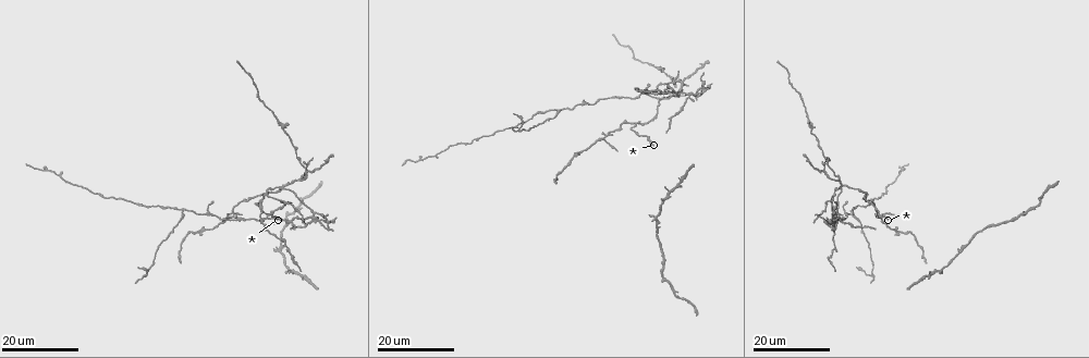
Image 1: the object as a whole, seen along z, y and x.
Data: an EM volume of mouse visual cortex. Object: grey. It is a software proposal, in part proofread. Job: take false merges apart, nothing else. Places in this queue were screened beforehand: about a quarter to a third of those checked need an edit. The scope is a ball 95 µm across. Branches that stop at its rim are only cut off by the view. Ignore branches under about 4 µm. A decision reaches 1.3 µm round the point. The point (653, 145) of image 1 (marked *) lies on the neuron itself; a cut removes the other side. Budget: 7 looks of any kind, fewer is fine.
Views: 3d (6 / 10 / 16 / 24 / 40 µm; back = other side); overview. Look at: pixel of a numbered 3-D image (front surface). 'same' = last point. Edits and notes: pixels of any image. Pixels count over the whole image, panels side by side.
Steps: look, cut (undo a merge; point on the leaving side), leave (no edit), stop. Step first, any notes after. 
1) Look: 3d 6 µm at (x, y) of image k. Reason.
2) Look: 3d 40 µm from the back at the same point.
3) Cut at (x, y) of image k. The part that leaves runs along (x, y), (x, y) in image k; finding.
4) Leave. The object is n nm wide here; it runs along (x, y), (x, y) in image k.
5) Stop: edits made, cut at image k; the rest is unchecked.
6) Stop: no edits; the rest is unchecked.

Look: 3d 24 µm at (648, 140) of image 1. Sudden change in width.

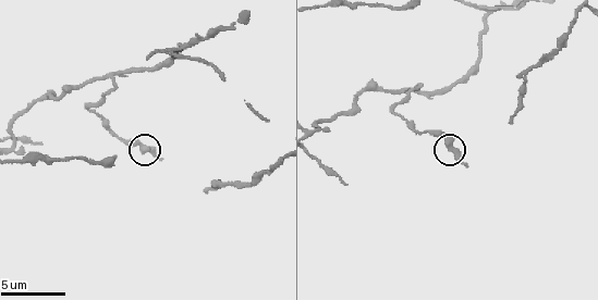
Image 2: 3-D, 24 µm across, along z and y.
Look: 3d 10 µm at (151, 150) of image 2.

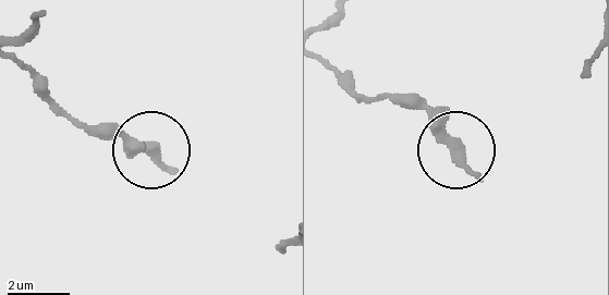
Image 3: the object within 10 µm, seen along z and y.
Leave. It runs along (478, 175), (414, 100) in image 3; one neuron here.

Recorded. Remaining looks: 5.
Look: 3d 16 µm at (418, 90) of image 2. Four or more arms meet.

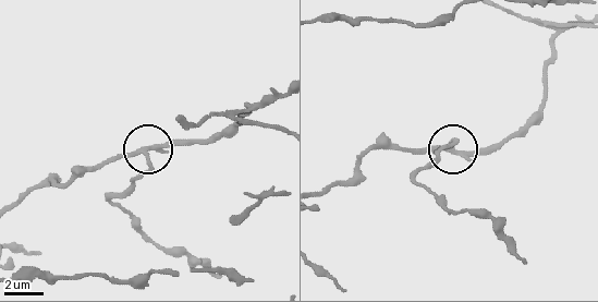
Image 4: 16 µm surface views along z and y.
Look: 3d 6 µm at (147, 150) of image 4.

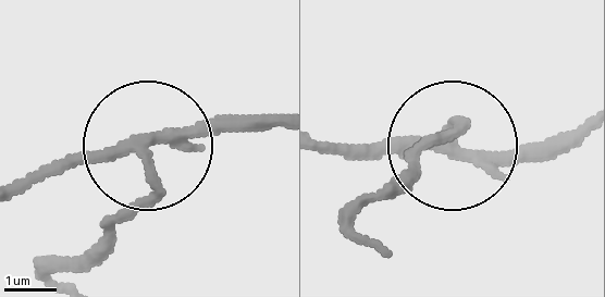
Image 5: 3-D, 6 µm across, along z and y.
Leave. The object is 220 nm wide here; it runs along (58, 272), (135, 202), (148, 163), (84, 150), (23, 176) in image 5; one neuron here.

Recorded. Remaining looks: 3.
Look: 3d 16 µm at (604, 137) of image 1. Three-way junction.

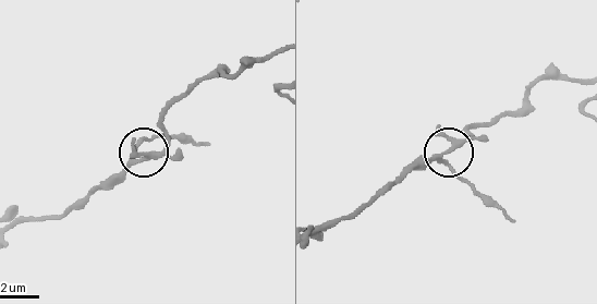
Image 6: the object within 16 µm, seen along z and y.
Look: 3d 6 µm at (437, 159) of image 6.

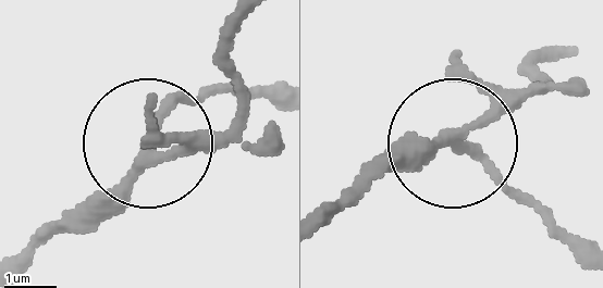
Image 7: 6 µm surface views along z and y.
Leave. The object is 200 nm wide here; it runs along (553, 48), (537, 87), (489, 109), (458, 144), (537, 200) in image 7; one neuron here.

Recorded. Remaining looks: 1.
Look: 3d 6 µm at (181, 51) of image 2. Looks like a crossing.

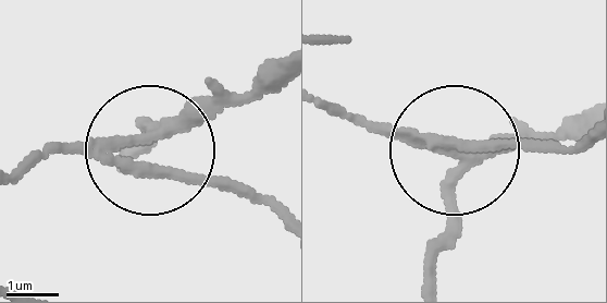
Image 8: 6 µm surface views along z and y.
Cut at (162, 170) of image 8. The side arm is 52 µm long; the part that leaves runs along (91, 147), (231, 178), (282, 226) in image 8; two neurons meet here.

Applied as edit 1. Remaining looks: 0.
Stop: edits made, cut at image 8; the rest is unchecked.

